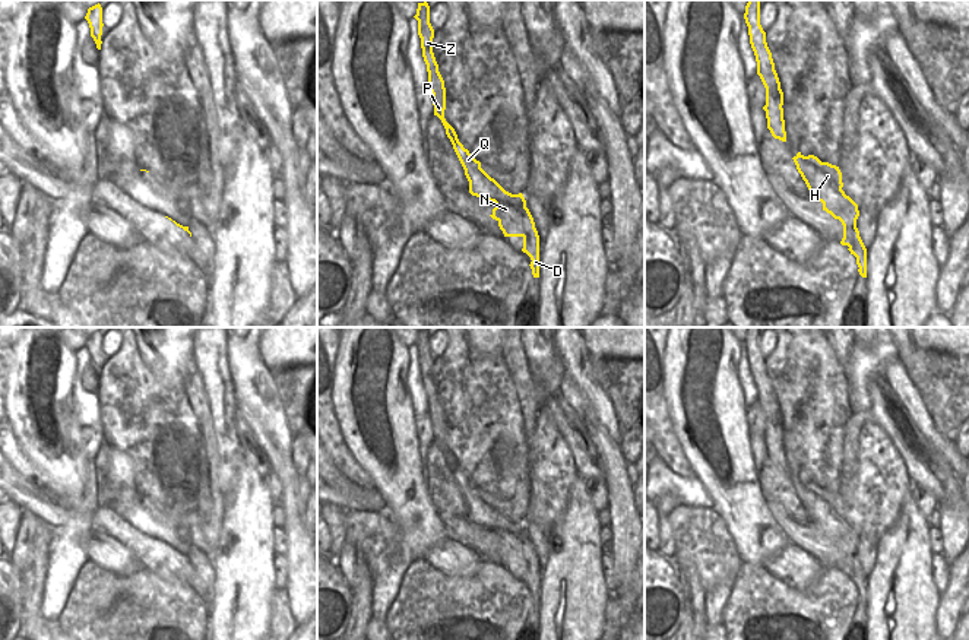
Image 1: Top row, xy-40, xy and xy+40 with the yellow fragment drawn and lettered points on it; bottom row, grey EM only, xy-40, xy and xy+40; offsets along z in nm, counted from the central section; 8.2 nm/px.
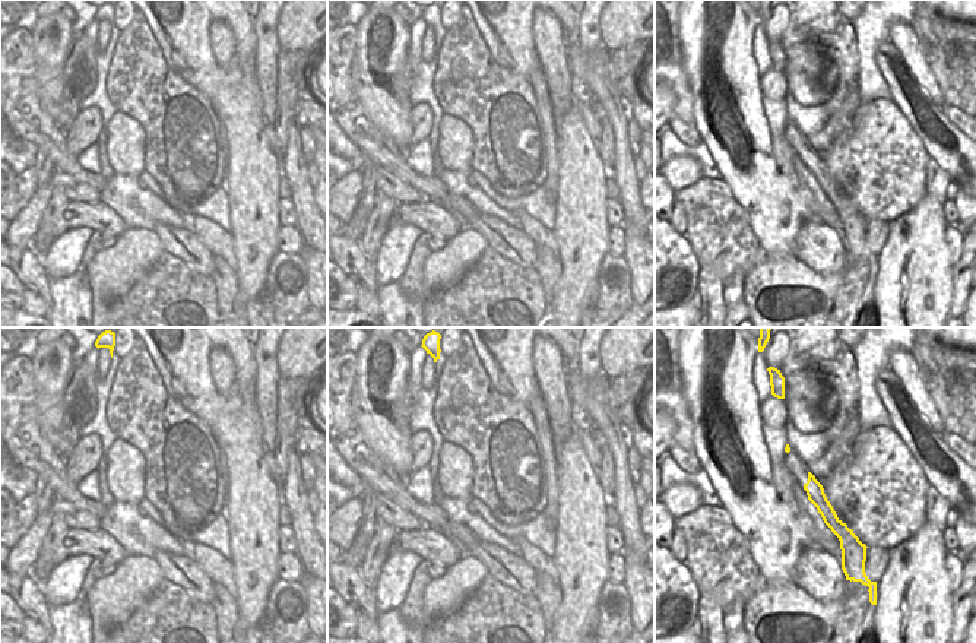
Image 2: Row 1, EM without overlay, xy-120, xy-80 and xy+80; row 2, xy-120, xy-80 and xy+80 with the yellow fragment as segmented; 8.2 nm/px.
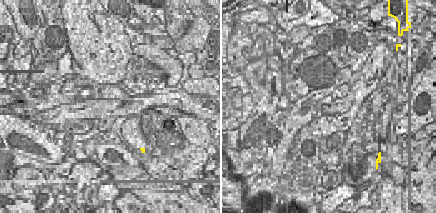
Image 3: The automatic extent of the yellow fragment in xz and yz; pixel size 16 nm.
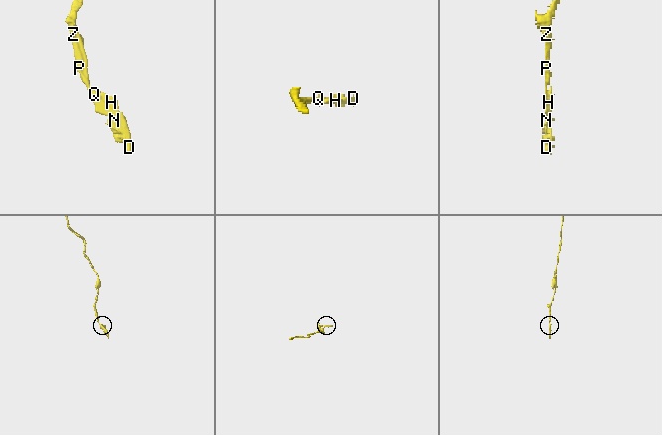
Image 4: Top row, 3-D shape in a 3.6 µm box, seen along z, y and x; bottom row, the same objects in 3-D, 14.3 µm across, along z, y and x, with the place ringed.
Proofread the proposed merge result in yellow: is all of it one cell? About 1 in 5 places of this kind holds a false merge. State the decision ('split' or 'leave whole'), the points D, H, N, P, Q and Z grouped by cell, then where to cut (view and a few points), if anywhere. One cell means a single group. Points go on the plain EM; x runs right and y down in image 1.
leave whole; D H N P Q Z; no cut

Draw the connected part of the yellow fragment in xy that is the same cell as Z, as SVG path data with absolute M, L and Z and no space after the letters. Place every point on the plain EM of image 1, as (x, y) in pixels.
M427 329L418 330L417 342L414 345L418 348L418 362L421 365L422 384L427 392L434 443L441 447L446 462L450 466L453 476L465 497L465 503L469 508L469 520L482 527L495 530L495 535L490 544L498 549L504 564L523 565L522 579L532 587L529 593L533 605L539 605L539 563L535 555L533 545L526 535L526 527L522 520L512 522L506 519L494 506L491 506L481 495L481 489L463 475L455 456L446 449L446 415L433 380L434 357L430 351L430 333Z

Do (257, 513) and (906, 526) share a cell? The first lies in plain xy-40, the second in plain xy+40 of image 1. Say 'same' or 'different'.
same

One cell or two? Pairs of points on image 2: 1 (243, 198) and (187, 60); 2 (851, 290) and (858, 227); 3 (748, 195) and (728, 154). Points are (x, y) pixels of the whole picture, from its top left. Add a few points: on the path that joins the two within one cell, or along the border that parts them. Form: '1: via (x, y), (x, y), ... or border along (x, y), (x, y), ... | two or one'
1: via (243, 162), (243, 117), (222, 94) | one
2: border along (848, 252), (859, 256) | two
3: via (748, 184), (748, 179), (734, 164) | one

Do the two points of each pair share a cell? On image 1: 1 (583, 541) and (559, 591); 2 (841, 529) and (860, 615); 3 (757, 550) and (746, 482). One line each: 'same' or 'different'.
1: same
2: same
3: same

